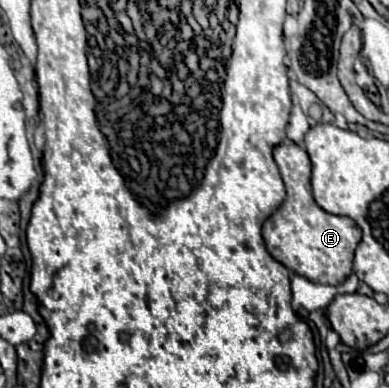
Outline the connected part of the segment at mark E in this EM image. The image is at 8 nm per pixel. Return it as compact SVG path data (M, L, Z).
M284 142L274 148L274 160L286 184L286 200L262 226L268 252L288 270L308 278L310 282L330 286L342 284L352 274L354 252L362 240L362 230L354 220L328 214L314 202L310 186L312 164L306 150L298 148L292 142Z

